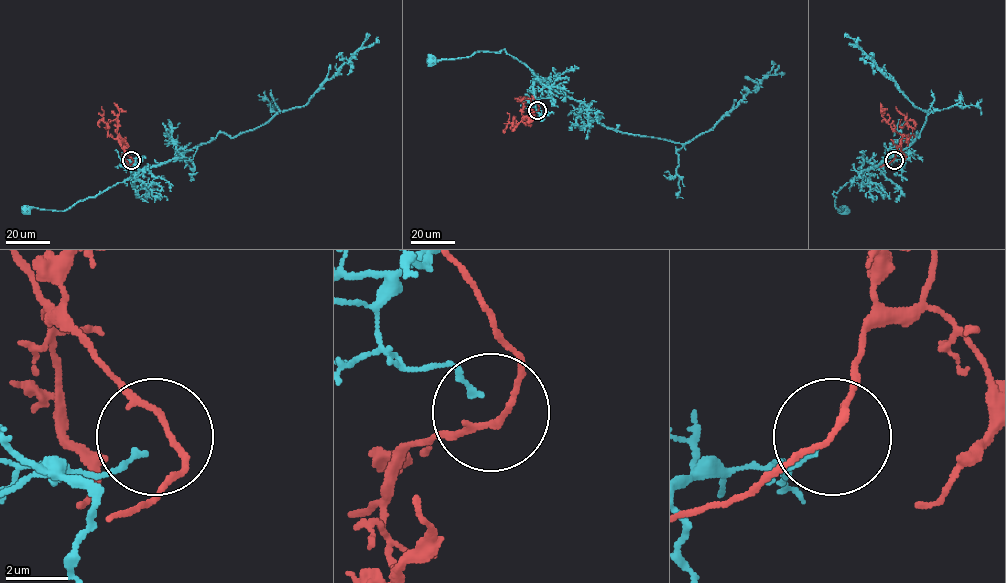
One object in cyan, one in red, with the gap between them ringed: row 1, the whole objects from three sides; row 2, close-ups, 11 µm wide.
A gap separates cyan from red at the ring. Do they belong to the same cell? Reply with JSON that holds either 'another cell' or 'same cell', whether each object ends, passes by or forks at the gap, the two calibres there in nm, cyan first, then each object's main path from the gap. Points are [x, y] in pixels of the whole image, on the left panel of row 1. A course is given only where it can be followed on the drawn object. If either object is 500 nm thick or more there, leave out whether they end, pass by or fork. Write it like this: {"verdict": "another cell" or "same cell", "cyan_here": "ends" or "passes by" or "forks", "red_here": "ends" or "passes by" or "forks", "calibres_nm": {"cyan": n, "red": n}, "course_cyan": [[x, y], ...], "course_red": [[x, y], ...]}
{"verdict": "another cell", "cyan_here": "ends", "red_here": "forks", "calibres_nm": {"cyan": 140, "red": 150}, "course_cyan": [[131, 161], [123, 162], [139, 170], [133, 177], [94, 197], [64, 210], [27, 210]], "course_red": [[132, 160], [120, 142], [108, 133], [102, 106]]}

